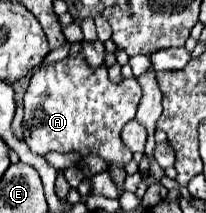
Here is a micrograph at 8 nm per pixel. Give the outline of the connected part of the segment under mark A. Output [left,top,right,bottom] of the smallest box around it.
[23,55,141,189]

